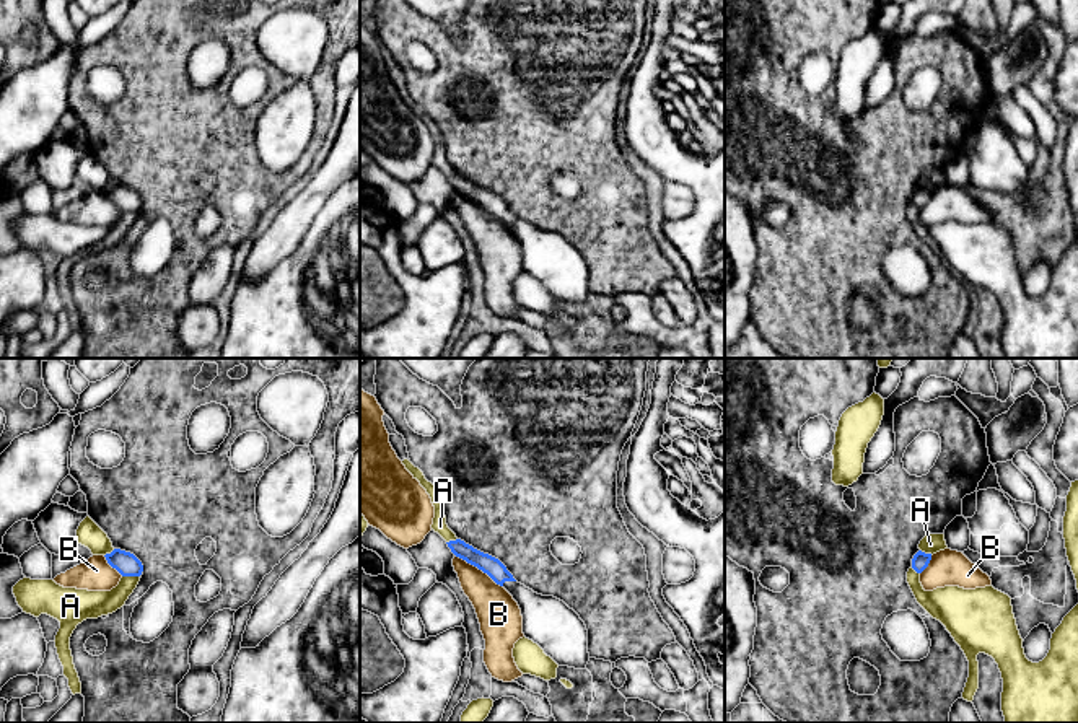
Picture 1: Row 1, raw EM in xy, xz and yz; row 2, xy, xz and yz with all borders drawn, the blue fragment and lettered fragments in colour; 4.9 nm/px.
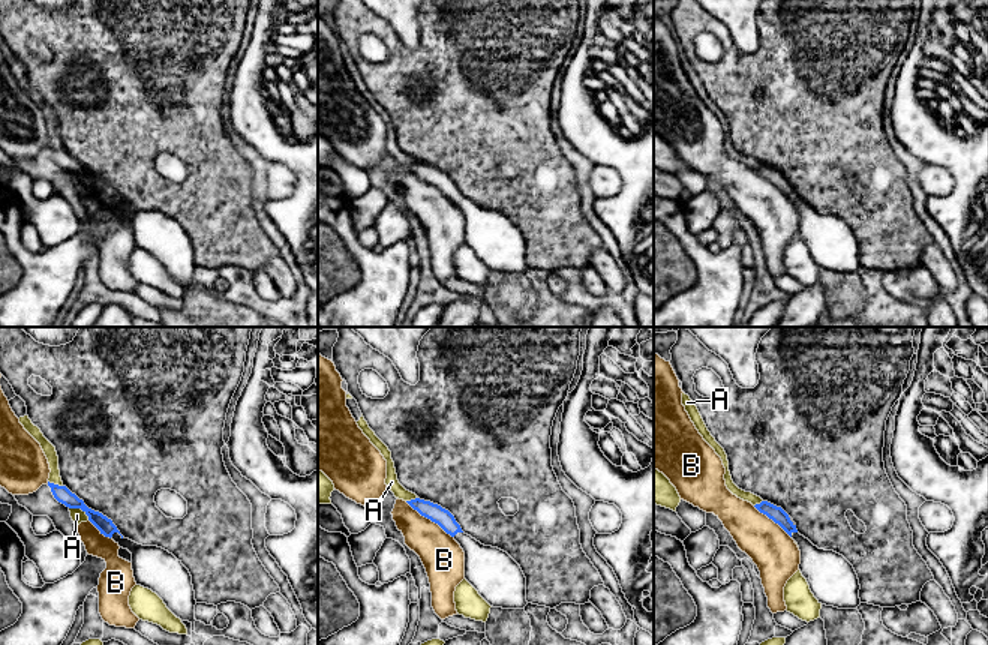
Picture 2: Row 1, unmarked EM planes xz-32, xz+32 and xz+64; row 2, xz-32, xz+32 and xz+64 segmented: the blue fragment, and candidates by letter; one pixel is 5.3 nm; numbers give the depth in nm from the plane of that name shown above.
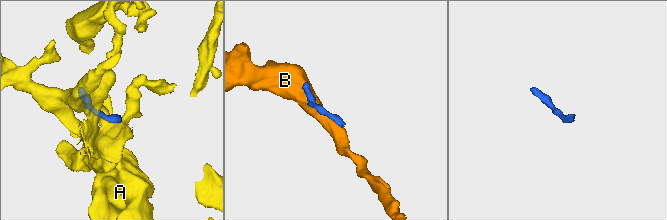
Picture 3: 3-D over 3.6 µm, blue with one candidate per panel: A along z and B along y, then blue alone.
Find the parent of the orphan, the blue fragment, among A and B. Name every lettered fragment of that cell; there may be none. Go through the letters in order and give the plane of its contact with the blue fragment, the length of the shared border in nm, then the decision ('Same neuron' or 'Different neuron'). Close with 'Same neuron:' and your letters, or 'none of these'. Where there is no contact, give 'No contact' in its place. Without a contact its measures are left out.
A: Touches blue in xy. Shared border 90 nm. Different neuron
B: Touches blue in xz. Shared border 280 nm. Different neuron
Same neuron: none of these

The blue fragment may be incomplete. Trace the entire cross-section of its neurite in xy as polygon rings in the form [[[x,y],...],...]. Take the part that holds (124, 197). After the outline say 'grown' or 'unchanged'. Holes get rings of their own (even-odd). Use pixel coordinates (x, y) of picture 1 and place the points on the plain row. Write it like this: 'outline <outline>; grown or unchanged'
outline [[[114,184],[104,192],[107,199],[116,204],[122,212],[140,212],[143,207],[142,197],[130,187]]]; unchanged

